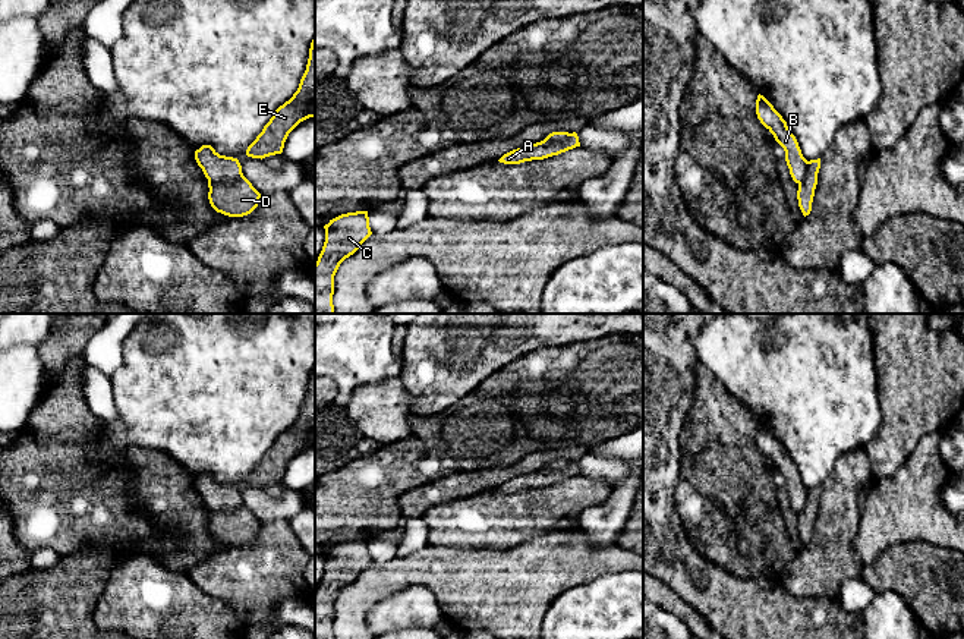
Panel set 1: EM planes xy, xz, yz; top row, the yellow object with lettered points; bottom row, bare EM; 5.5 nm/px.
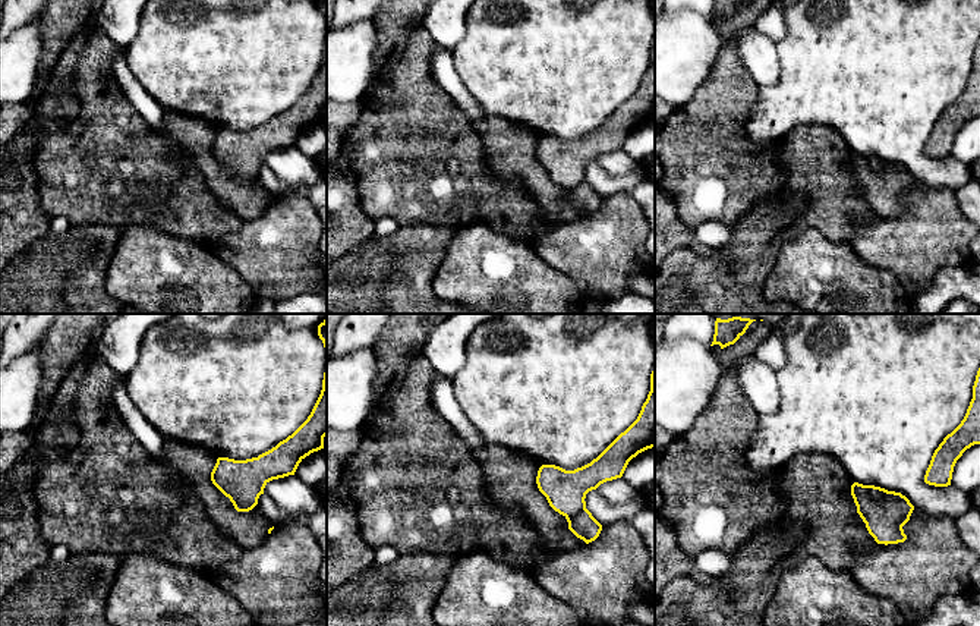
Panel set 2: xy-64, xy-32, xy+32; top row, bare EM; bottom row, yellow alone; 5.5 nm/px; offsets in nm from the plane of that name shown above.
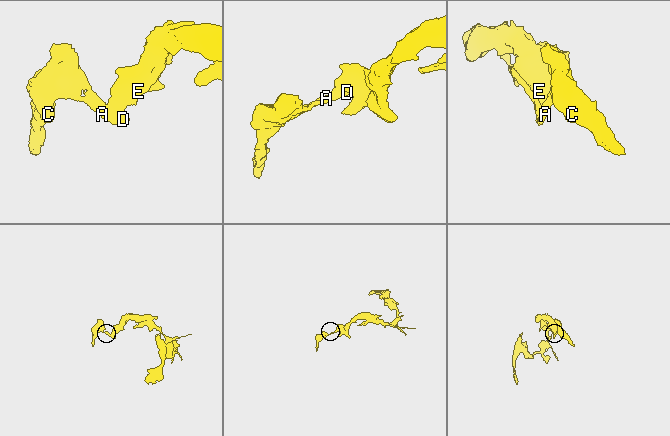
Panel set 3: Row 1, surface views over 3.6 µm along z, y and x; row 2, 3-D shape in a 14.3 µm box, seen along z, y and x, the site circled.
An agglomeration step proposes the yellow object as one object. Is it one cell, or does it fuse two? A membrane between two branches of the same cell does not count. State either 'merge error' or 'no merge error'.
merge error

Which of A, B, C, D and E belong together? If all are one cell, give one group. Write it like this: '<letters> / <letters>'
A C D / B E

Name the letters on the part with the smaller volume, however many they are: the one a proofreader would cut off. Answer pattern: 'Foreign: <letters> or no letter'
Foreign: A, C, D

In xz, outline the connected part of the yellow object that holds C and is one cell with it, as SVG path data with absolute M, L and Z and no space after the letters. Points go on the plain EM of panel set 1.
M368 539L341 542L325 557L325 570L315 591L315 639L334 639L334 604L340 592L353 583L372 563Z

